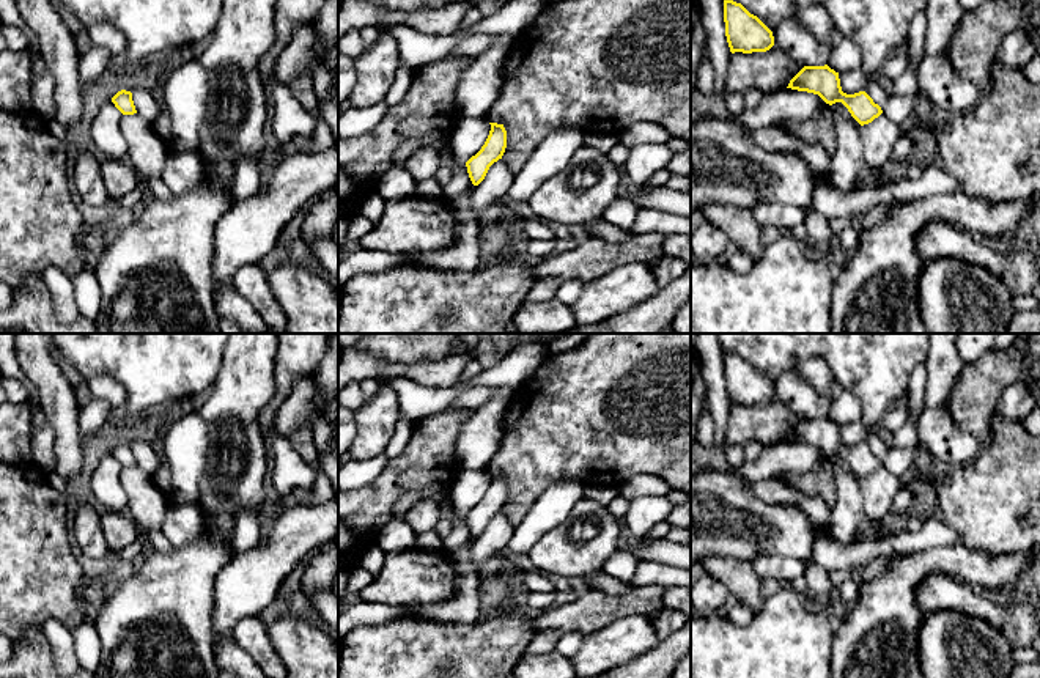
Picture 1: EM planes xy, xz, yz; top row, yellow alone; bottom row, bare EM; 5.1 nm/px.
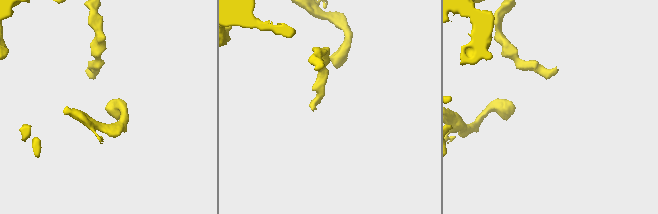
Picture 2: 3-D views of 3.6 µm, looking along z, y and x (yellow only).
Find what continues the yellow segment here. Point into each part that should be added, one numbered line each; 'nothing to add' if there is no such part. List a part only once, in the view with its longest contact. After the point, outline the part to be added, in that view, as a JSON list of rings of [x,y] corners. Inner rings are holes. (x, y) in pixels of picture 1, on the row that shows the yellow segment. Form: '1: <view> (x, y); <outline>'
nothing to add

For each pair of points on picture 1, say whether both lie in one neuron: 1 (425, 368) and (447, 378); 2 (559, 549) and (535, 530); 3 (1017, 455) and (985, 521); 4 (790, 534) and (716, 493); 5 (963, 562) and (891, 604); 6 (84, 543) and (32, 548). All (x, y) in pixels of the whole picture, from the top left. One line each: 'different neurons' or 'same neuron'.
1: same neuron
2: different neurons
3: same neuron
4: same neuron
5: same neuron
6: different neurons

